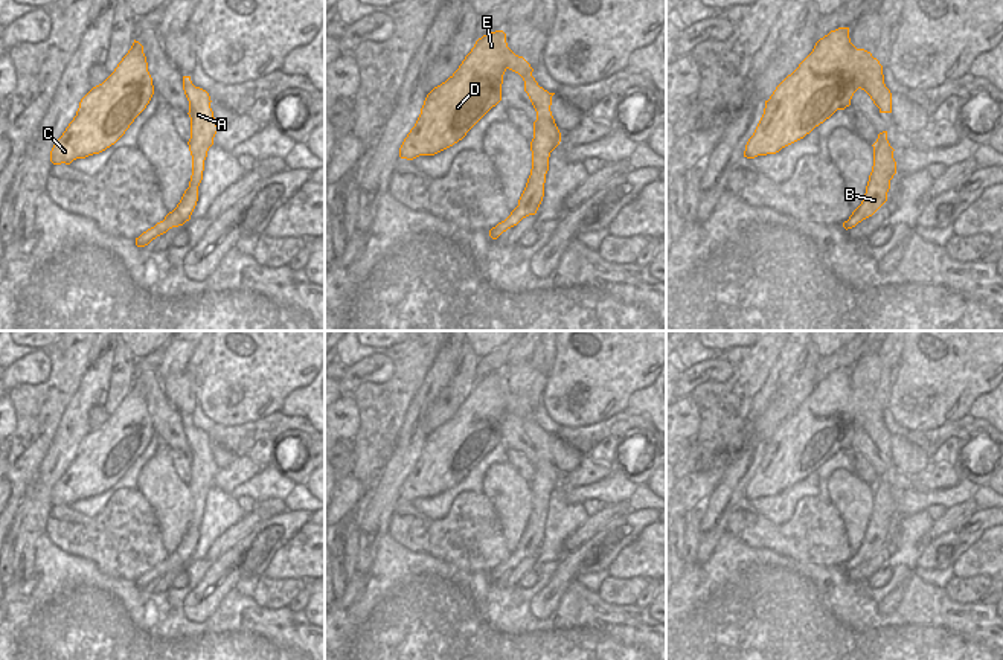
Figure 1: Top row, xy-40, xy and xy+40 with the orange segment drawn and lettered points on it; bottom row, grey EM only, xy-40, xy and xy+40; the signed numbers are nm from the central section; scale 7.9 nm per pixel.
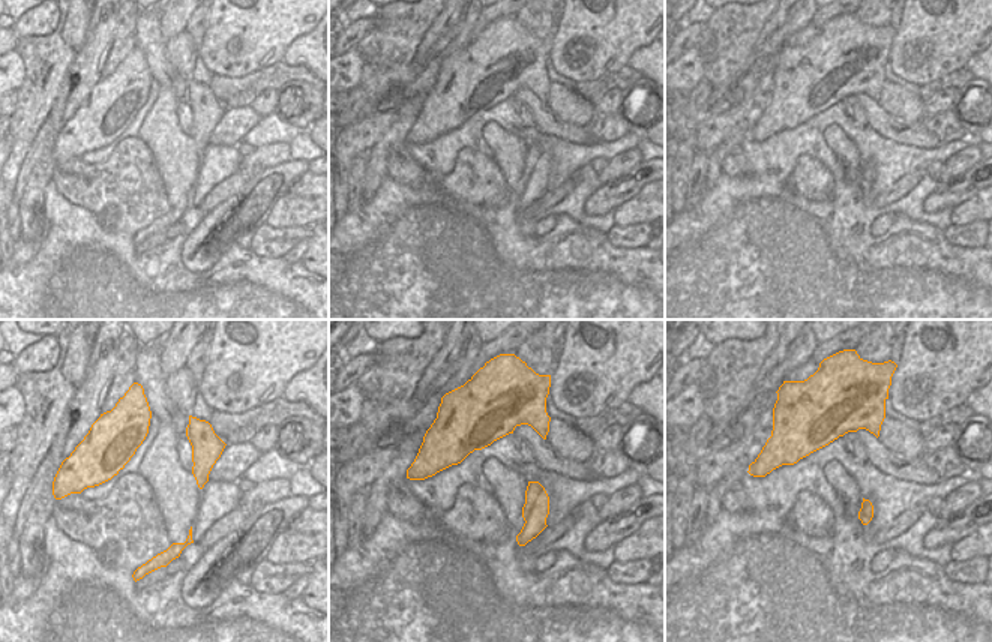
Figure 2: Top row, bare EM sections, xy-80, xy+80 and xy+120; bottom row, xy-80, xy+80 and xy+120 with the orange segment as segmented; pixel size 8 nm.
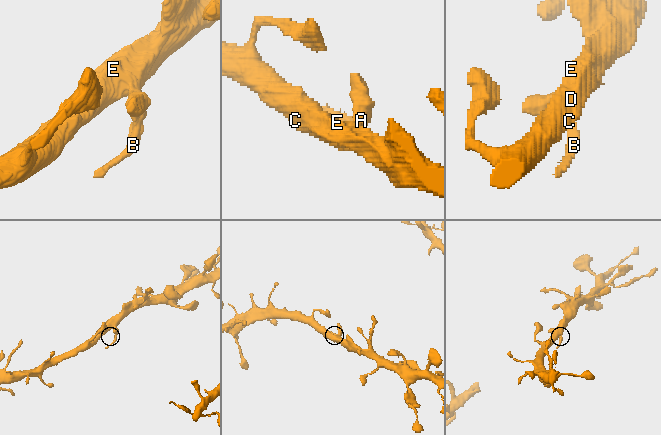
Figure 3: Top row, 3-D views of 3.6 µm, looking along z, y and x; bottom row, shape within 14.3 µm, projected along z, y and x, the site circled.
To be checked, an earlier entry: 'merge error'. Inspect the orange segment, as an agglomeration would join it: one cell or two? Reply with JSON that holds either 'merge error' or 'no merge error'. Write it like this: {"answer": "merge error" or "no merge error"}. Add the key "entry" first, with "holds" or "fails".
{"entry": "fails", "answer": "no merge error"}

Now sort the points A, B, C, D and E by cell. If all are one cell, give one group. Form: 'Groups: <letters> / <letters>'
Groups: A B C D E.

